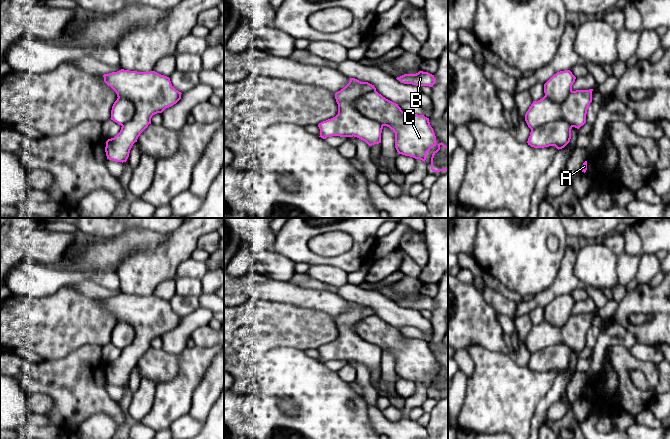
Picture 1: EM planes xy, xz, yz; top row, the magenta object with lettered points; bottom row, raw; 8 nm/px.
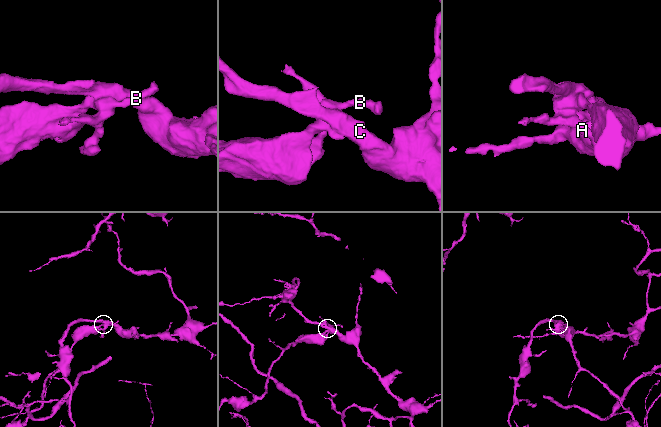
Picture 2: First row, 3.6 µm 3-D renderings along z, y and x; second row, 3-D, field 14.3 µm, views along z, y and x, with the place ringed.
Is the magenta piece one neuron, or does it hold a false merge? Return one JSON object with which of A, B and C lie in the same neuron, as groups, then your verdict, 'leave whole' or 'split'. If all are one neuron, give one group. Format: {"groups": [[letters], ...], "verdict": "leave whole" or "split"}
{"groups": [["A", "C"], ["B"]], "verdict": "split"}

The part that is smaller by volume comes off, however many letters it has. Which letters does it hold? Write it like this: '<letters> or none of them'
B

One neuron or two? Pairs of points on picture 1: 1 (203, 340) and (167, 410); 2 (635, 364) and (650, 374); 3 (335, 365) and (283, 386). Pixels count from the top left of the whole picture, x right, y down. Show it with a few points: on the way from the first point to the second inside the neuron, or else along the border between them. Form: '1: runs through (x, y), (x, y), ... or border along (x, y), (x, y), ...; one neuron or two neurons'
1: border along (195, 344), (199, 346), (213, 346); two neurons
2: runs through (639, 365), (646, 370); one neuron
3: border along (324, 363), (329, 369), (336, 372); two neurons

